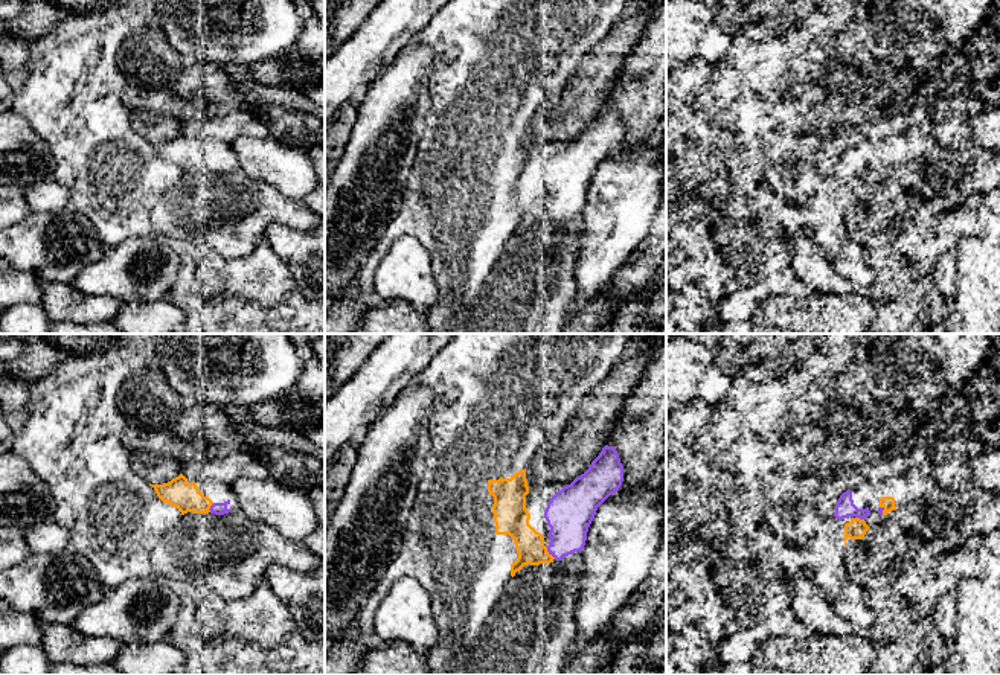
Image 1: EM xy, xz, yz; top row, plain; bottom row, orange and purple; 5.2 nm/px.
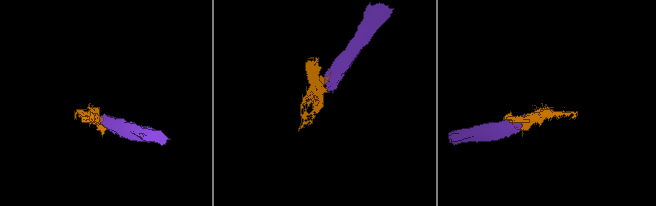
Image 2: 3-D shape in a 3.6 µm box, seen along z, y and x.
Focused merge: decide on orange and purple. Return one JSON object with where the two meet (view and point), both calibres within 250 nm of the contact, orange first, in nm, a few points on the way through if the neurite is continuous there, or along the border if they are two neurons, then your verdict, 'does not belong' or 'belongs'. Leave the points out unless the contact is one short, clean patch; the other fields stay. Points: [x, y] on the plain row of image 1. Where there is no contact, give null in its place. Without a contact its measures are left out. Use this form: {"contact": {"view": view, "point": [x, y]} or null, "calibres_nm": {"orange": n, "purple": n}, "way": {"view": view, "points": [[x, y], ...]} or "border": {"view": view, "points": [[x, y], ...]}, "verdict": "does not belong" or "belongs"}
{"contact": {"view": "xz", "point": [551, 214]}, "calibres_nm": {"orange": 150, "purple": 260}, "verdict": "belongs"}

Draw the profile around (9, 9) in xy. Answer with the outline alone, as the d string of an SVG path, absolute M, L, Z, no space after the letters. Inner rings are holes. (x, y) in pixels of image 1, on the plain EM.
M0 0L0 24L15 18L24 9L27 0Z

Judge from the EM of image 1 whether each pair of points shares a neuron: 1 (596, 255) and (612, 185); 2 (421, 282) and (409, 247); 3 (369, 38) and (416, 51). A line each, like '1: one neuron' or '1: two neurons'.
1: one neuron
2: one neuron
3: two neurons

